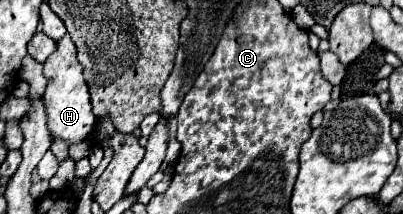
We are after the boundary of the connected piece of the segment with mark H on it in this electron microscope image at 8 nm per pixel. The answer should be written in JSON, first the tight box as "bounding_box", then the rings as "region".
{"bounding_box":[44,35,96,145],"region":[[[64,35],[58,41],[56,51],[46,59],[44,63],[44,77],[48,79],[46,87],[46,105],[48,105],[48,131],[52,139],[62,139],[68,145],[80,143],[92,133],[92,125],[96,123],[96,117],[92,115],[90,107],[90,95],[86,81],[82,77],[82,65],[76,59],[76,47],[68,35]]]}

